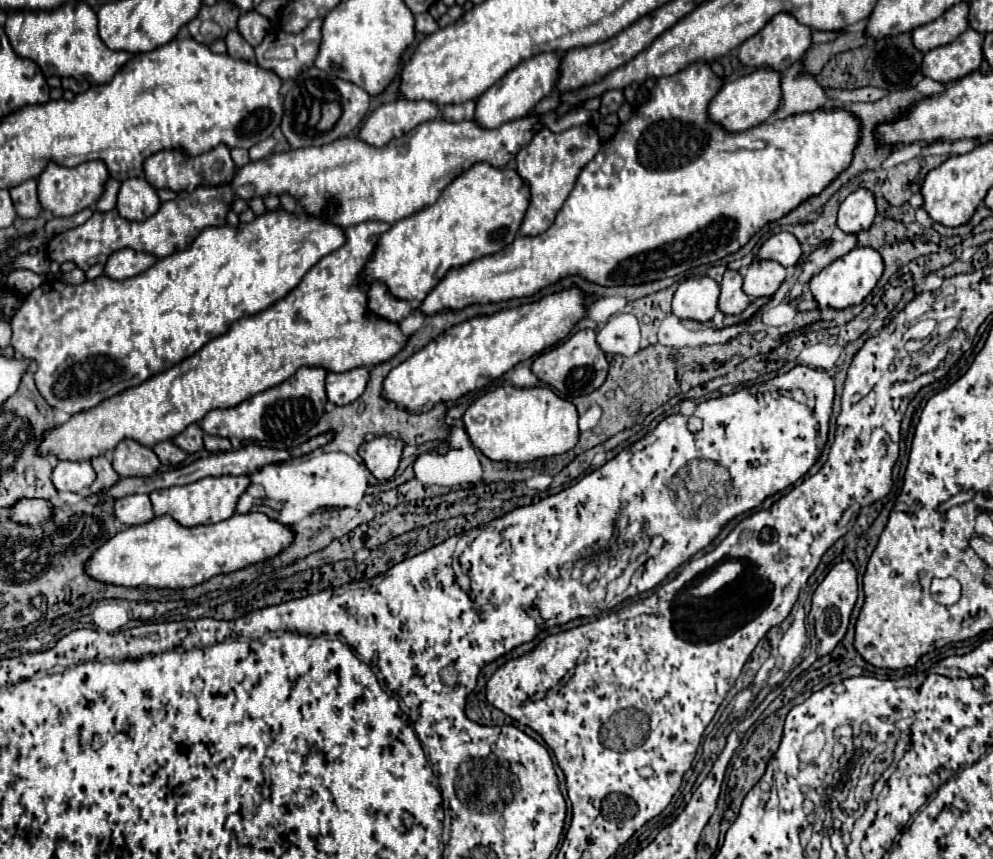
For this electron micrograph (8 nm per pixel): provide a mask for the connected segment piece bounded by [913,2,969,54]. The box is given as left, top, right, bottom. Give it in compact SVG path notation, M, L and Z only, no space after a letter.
M961 2L957 6L951 6L937 20L913 30L915 48L925 54L933 48L939 48L939 46L953 42L959 34L963 34L969 28L967 12L969 12L969 6L965 2Z

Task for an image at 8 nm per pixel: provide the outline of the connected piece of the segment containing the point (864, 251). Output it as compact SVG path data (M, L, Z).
M853 248L843 258L835 260L827 268L823 268L819 274L815 274L809 282L809 288L813 292L813 298L819 306L831 306L831 308L847 308L853 304L861 304L871 290L875 288L877 280L883 274L883 260L873 248Z

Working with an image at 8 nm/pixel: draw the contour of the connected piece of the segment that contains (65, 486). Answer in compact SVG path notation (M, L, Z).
M59 460L51 480L59 492L83 492L95 482L95 470L89 460Z

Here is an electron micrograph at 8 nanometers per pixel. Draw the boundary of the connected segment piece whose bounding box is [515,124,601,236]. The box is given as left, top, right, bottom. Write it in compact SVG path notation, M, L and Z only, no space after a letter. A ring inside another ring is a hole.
M585 124L581 128L569 128L567 132L561 134L553 134L549 128L543 128L541 132L537 132L531 140L529 146L525 146L517 158L517 174L527 182L529 190L531 190L531 200L529 200L529 208L525 212L523 224L519 228L521 236L537 236L543 234L555 220L557 212L561 210L563 202L567 200L569 192L575 186L575 180L579 176L579 172L583 170L583 166L587 162L591 162L597 154L597 150L601 148L601 140L597 136L595 126Z

